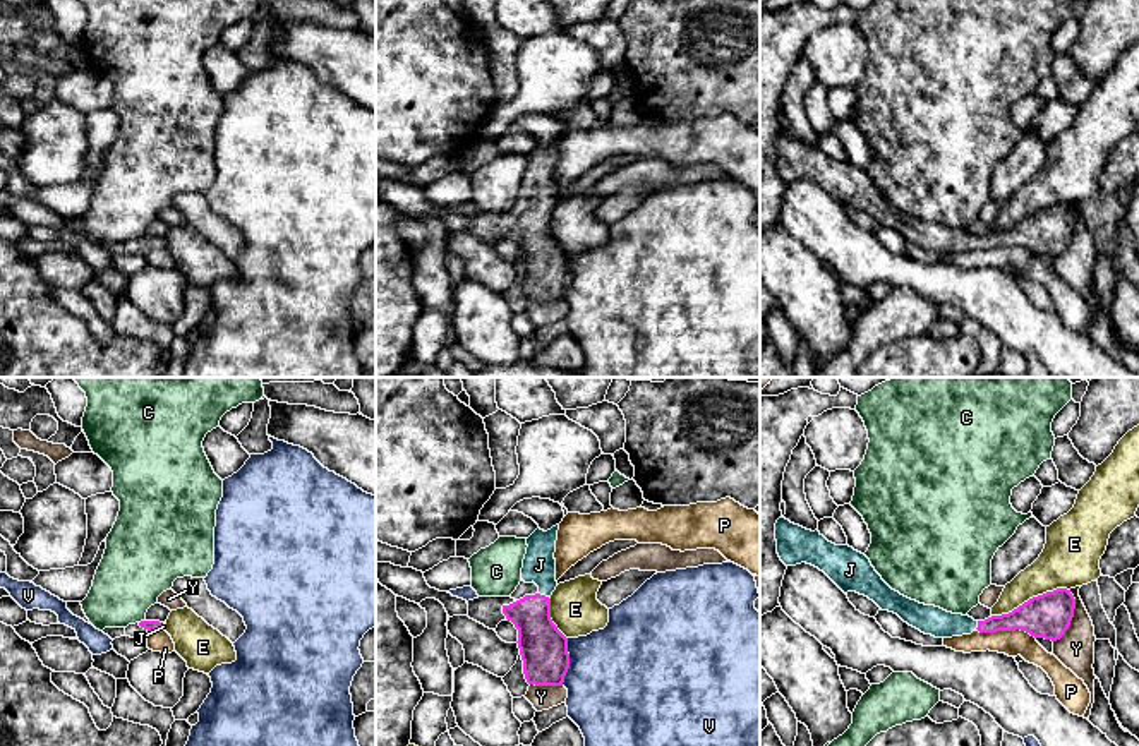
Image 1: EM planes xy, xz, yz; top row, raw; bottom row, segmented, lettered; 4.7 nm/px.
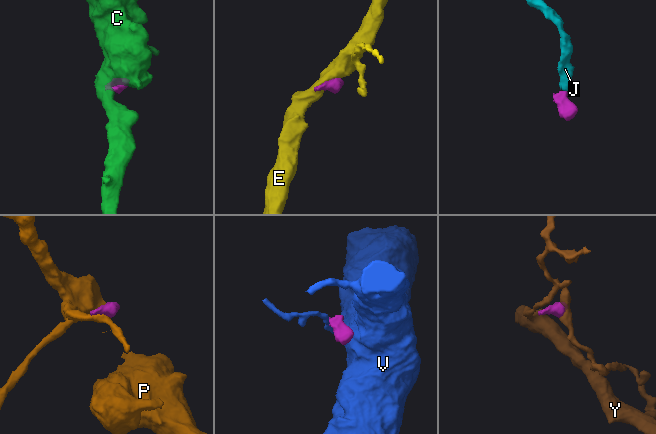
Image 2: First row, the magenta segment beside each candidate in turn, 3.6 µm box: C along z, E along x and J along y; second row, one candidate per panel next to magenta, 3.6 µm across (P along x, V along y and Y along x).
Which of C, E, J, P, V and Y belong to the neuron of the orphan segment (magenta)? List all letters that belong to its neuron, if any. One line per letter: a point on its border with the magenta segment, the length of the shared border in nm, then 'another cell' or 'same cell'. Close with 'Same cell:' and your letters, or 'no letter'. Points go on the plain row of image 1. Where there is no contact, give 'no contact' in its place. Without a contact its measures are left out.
C: meets magenta in xy at (141, 237); contact 40 nm long; another cell
E: meets magenta in yz at (1030, 215); contact 400 nm long; another cell
J: meets magenta in xz at (544, 211); contact 50 nm long; same cell
P: meets magenta in yz at (1006, 246); contact 280 nm long; another cell
V: meets magenta in xz at (568, 278); contact 220 nm long; another cell
Y: meets magenta in yz at (1072, 232); contact 260 nm long; another cell
Same cell: J

